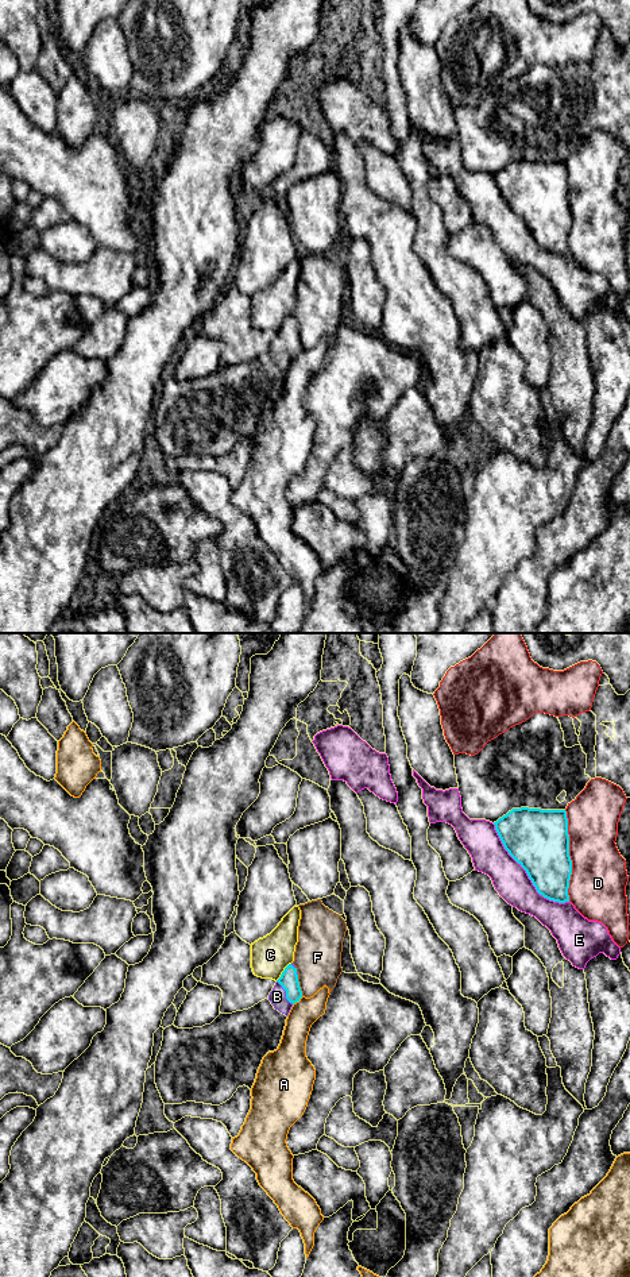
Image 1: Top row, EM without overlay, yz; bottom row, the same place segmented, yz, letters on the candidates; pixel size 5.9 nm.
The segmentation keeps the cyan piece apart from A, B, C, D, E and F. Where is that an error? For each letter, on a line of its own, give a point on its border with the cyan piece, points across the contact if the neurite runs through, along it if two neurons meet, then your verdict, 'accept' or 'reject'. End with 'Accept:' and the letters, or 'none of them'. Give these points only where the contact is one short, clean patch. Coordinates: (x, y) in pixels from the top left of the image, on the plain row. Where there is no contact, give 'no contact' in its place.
A: meets cyan in yz at (297, 352); border along yz (302, 348), (293, 357); reject
B: meets cyan in yz at (286, 344); accept
C: meets cyan in yz at (282, 324); reject
D: meets cyan in yz at (569, 208); reject
E: meets cyan in yz at (526, 224); reject
F: meets cyan in yz at (298, 338); reject
Accept: B

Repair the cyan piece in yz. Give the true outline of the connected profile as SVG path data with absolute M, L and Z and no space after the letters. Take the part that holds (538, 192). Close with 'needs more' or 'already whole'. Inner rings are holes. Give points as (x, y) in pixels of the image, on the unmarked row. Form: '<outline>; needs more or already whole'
M513 161L494 177L505 201L526 223L537 244L553 254L569 254L567 163Z; already whole

